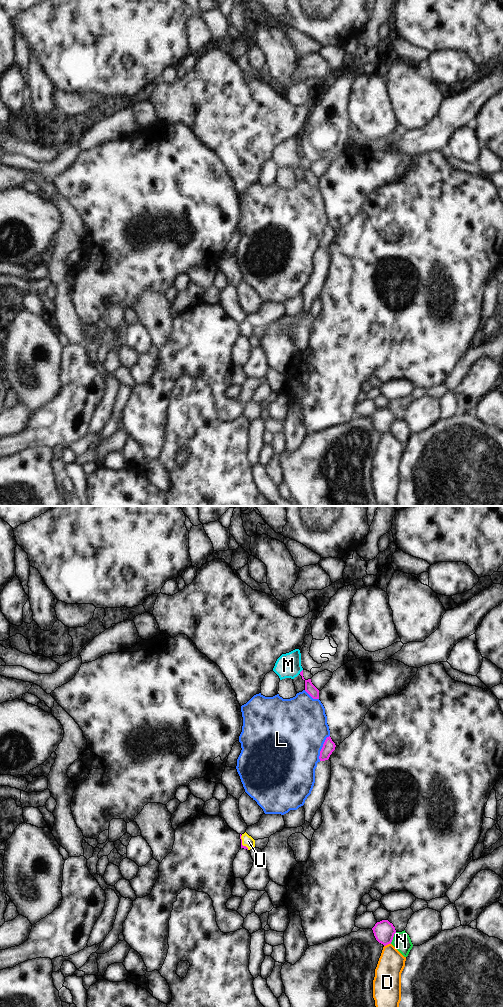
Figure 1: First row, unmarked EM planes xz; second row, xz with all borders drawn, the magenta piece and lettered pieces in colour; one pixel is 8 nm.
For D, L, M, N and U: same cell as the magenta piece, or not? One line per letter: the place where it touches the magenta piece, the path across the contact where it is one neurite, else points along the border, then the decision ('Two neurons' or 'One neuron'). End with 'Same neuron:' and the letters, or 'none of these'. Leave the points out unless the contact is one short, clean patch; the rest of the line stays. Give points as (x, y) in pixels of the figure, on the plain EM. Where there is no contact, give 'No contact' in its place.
D: Touches magenta at xz (387, 432). Two neurons
L: Touches magenta at xz (322, 236). Two neurons
M: Touches magenta at xz (301, 159). Boundary: xz (302, 157), (299, 161). Two neurons
N: Touches magenta at xz (392, 426). Two neurons
U: Touches magenta at xz (241, 331). Path across: xz (242, 334), (241, 331), (248, 329). One neuron
Same neuron: U

